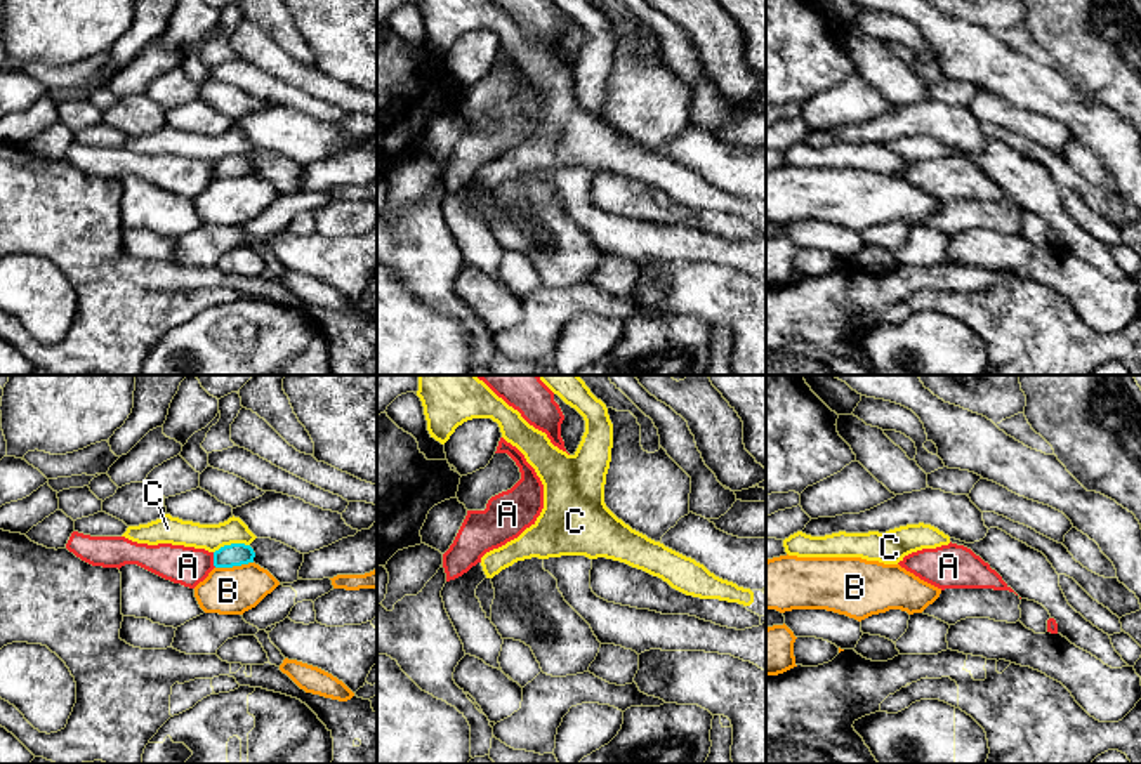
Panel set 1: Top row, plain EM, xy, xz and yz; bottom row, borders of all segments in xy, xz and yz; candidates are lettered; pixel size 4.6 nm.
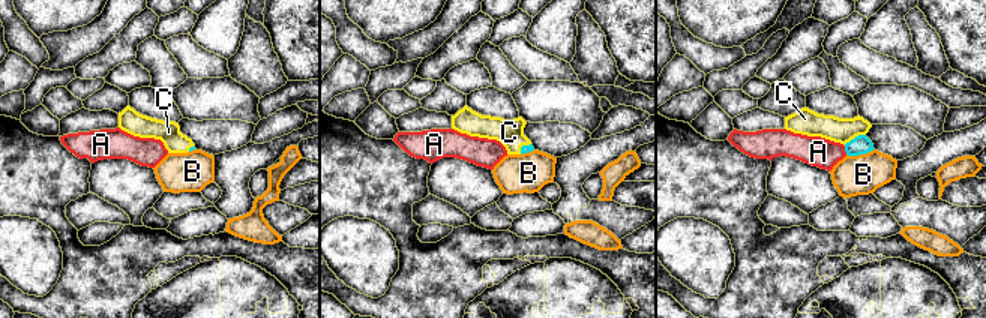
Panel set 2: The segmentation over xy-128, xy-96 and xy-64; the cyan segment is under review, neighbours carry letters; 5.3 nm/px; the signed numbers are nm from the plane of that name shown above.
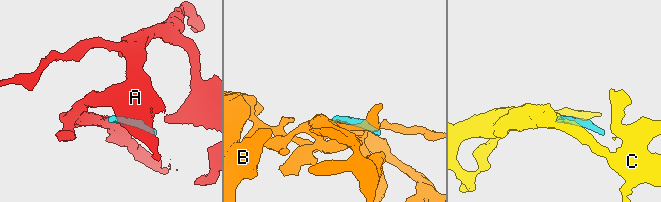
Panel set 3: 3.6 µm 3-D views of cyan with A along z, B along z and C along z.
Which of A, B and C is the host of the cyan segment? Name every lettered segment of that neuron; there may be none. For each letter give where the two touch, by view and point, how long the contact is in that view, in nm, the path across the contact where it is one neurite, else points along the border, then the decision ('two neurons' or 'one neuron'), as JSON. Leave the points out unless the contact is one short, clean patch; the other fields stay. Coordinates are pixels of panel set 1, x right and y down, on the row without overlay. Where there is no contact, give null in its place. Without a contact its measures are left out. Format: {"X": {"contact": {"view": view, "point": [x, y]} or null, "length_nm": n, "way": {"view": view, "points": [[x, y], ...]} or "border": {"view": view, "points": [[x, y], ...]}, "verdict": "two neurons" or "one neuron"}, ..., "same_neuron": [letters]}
{"A": {"contact": {"view": "xy", "point": [214, 171]}, "length_nm": 70, "border": {"view": "xy", "points": [[212, 164], [216, 177]]}, "verdict": "two neurons"}, "B": {"contact": {"view": "xy", "point": [233, 176]}, "length_nm": 180, "verdict": "two neurons"}, "C": {"contact": {"view": "xy", "point": [231, 155]}, "length_nm": 170, "verdict": "one neuron"}, "same_neuron": ["C"]}

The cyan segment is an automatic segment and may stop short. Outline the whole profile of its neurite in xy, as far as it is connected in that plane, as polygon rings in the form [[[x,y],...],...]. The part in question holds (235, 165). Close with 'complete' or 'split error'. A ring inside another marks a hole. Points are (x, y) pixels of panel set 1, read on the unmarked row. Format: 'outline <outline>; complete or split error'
outline [[[163,125],[148,135],[129,137],[122,146],[137,155],[172,155],[205,160],[214,165],[215,179],[233,179],[254,174],[250,155],[257,149],[240,128],[219,135],[200,135]]]; split error

